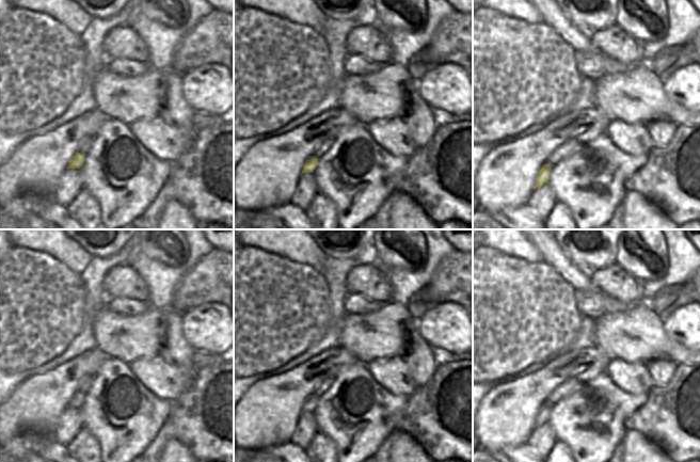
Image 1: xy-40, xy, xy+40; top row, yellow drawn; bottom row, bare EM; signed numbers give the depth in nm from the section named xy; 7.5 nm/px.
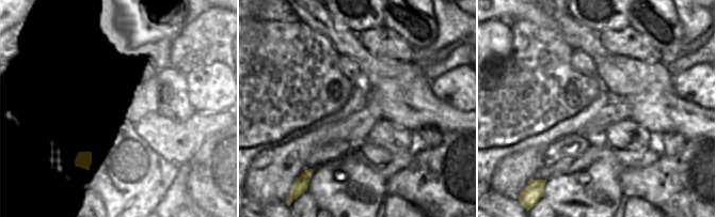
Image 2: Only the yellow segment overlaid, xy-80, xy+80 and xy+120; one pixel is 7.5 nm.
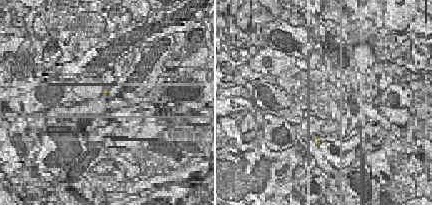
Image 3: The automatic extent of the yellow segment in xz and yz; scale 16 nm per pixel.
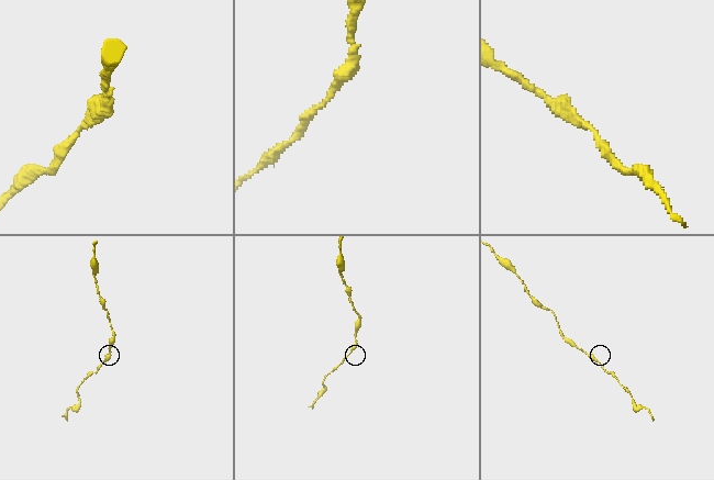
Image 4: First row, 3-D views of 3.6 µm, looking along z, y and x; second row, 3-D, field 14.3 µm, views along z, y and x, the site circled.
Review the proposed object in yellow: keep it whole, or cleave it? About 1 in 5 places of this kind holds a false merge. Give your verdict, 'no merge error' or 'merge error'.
no merge error

